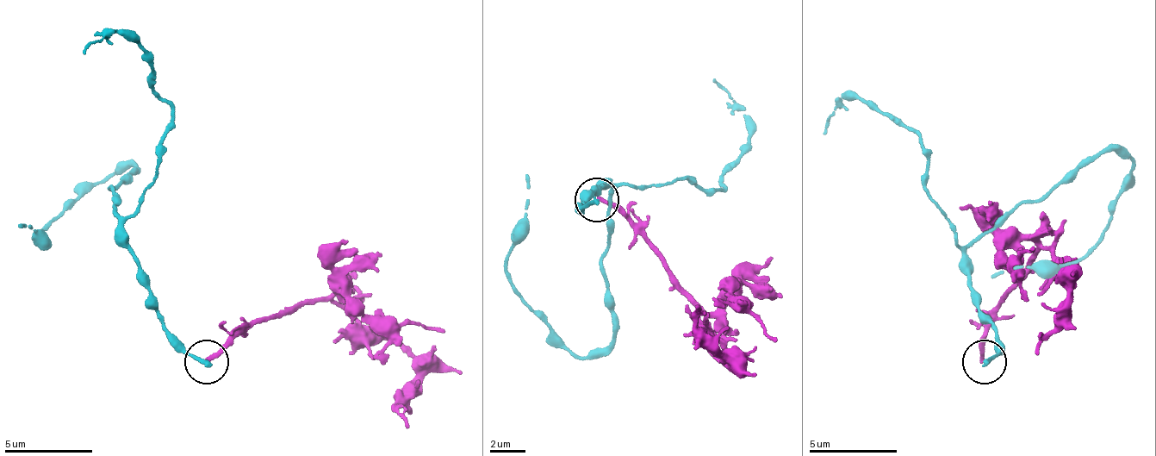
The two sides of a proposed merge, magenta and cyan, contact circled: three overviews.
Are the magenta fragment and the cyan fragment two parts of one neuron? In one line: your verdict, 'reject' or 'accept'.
reject

